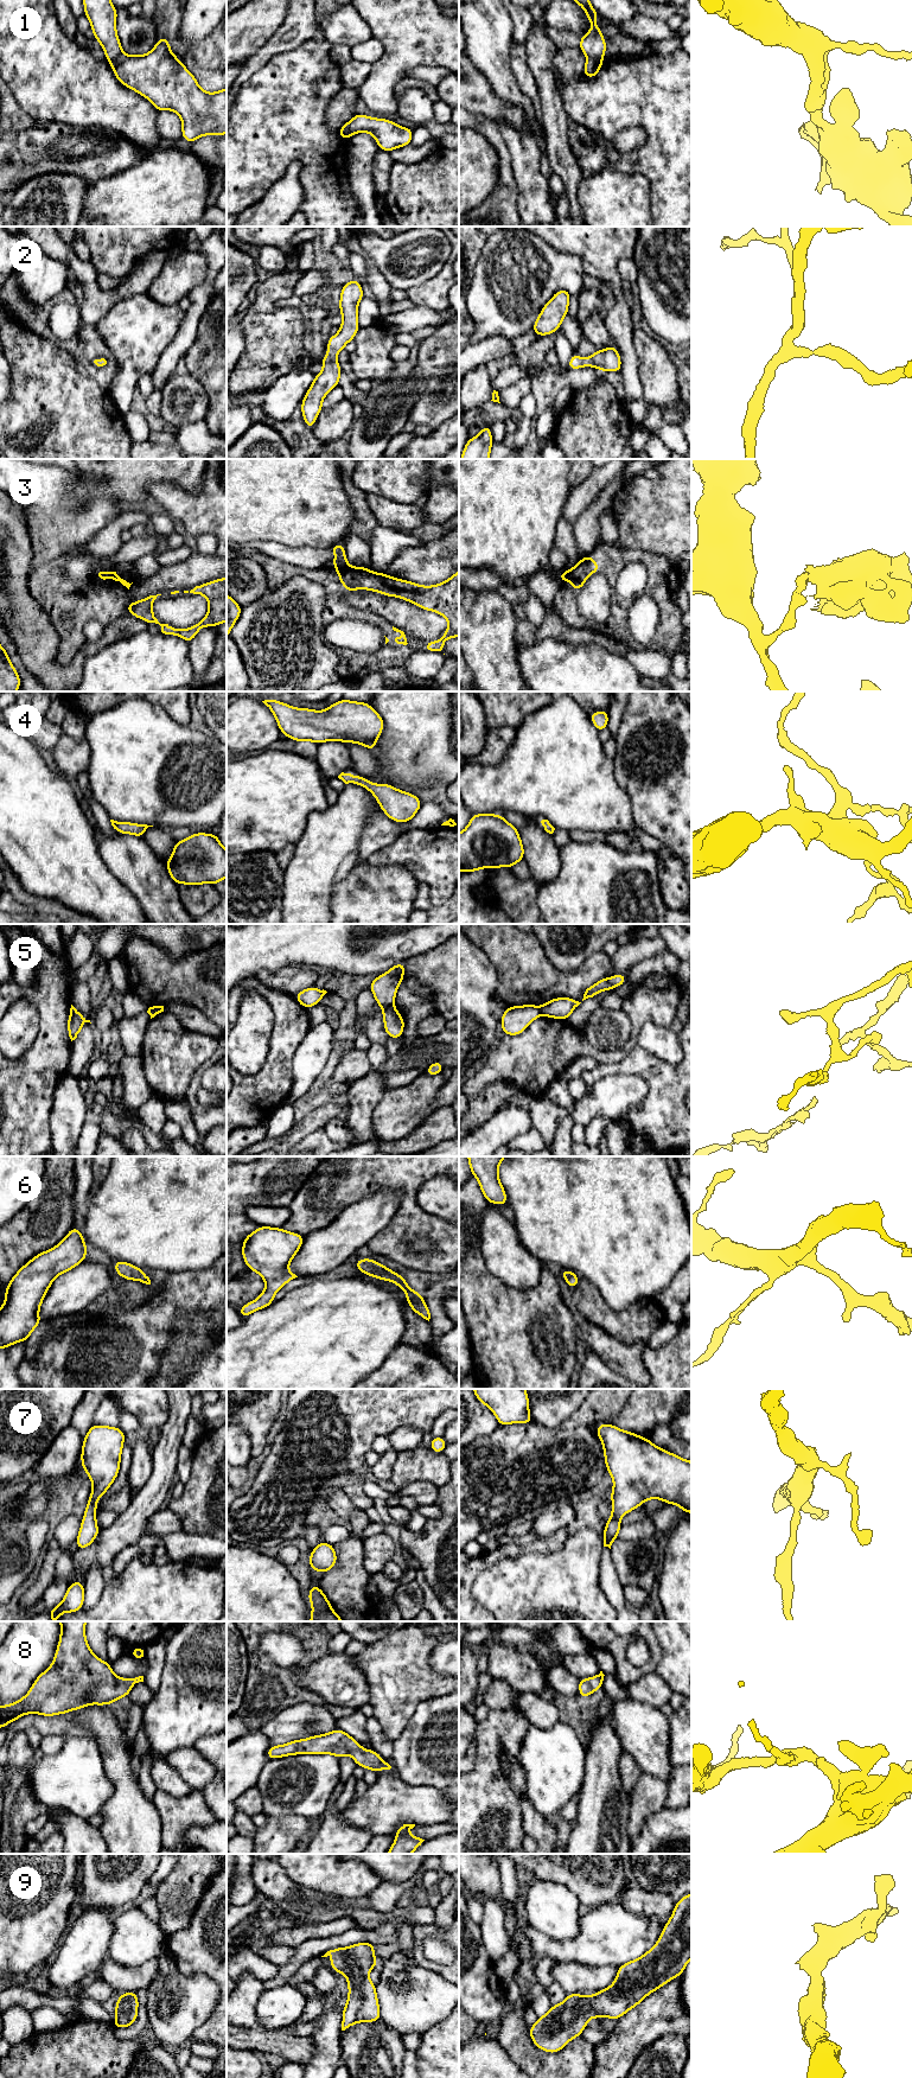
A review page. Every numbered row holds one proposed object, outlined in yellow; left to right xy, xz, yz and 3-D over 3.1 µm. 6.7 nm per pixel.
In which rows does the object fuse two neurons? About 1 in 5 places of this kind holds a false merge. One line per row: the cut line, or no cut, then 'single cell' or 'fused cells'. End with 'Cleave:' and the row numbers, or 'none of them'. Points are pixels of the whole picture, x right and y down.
1: yz (587, 56), (601, 61) | fused cells
2: no cut | single cell
3: xz (346, 563), (339, 567) | fused cells
4: no cut | single cell
5: xz (391, 1005), (382, 1007) | fused cells
6: no cut | single cell
7: no cut | single cell
8: no cut | single cell
9: no cut | single cell
Cleave: 1, 3, 5

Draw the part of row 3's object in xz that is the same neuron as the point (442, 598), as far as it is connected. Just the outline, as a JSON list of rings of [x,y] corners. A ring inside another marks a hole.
[[[349,565],[336,569],[336,574],[340,578],[346,593],[356,589],[378,592],[444,616],[448,620],[448,627],[440,640],[423,644],[426,651],[444,654],[445,642],[459,637],[459,571],[448,580],[433,586],[422,586],[384,573],[371,572],[368,567]]]

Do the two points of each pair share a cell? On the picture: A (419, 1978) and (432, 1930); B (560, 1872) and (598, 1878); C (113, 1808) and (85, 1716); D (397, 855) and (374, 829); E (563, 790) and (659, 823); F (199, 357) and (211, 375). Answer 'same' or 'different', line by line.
A: different
B: same
C: same
D: different
E: different
F: same

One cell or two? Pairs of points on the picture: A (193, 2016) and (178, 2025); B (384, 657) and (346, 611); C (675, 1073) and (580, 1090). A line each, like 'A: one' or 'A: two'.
A: one
B: one
C: two

